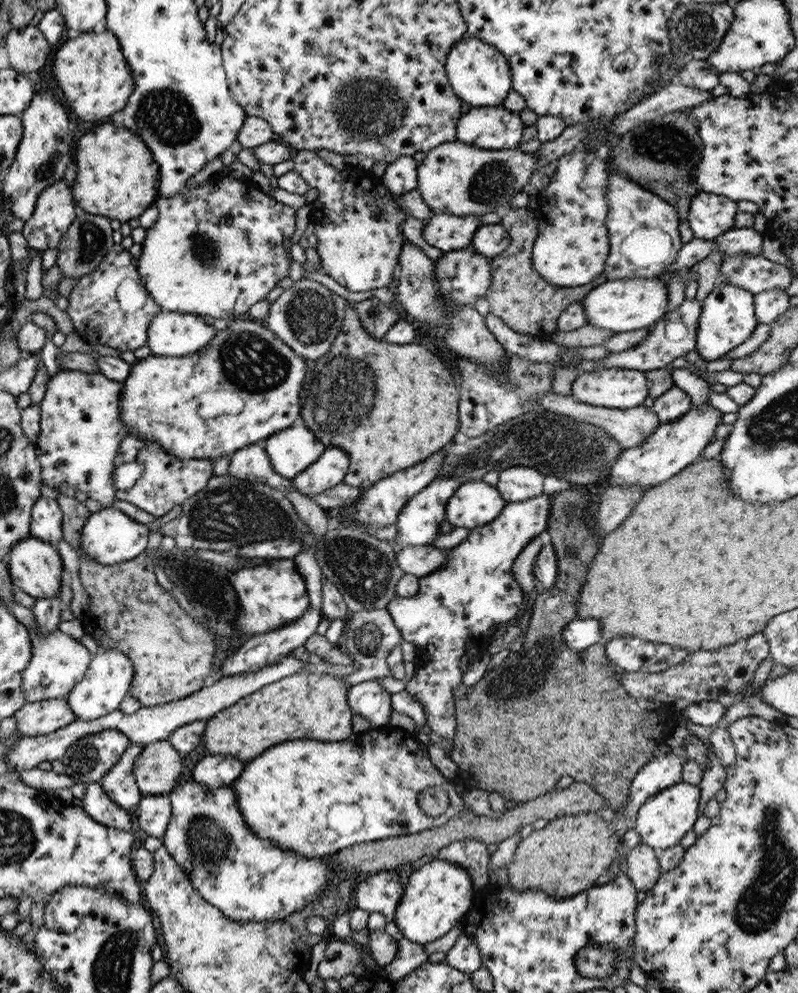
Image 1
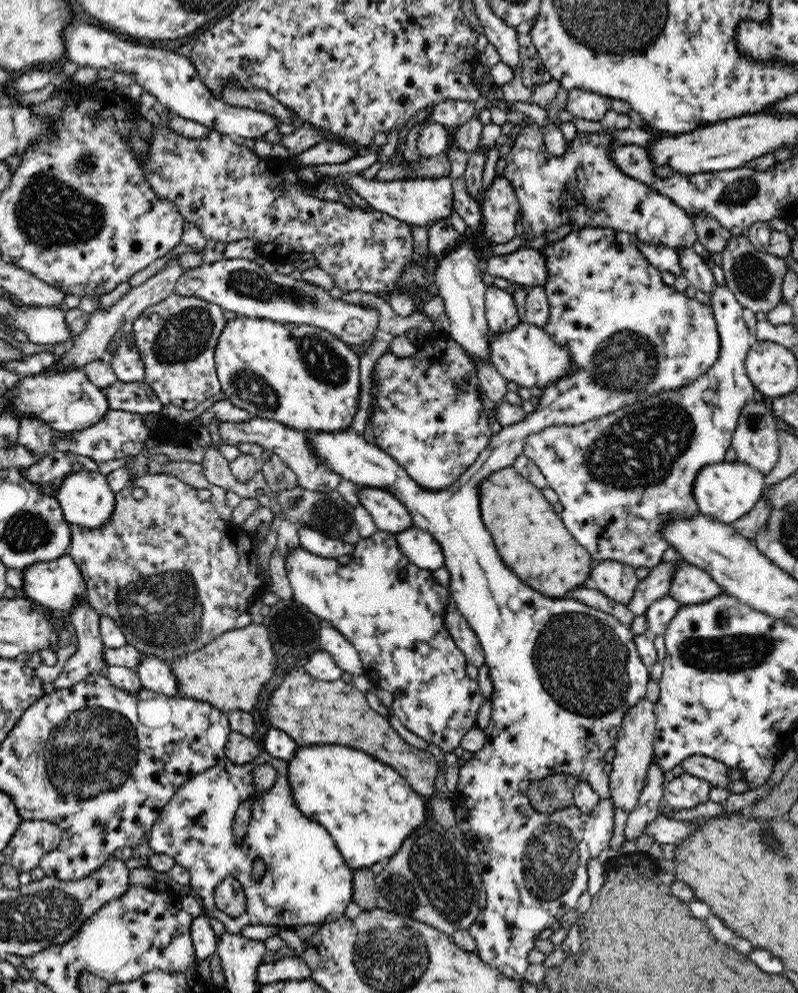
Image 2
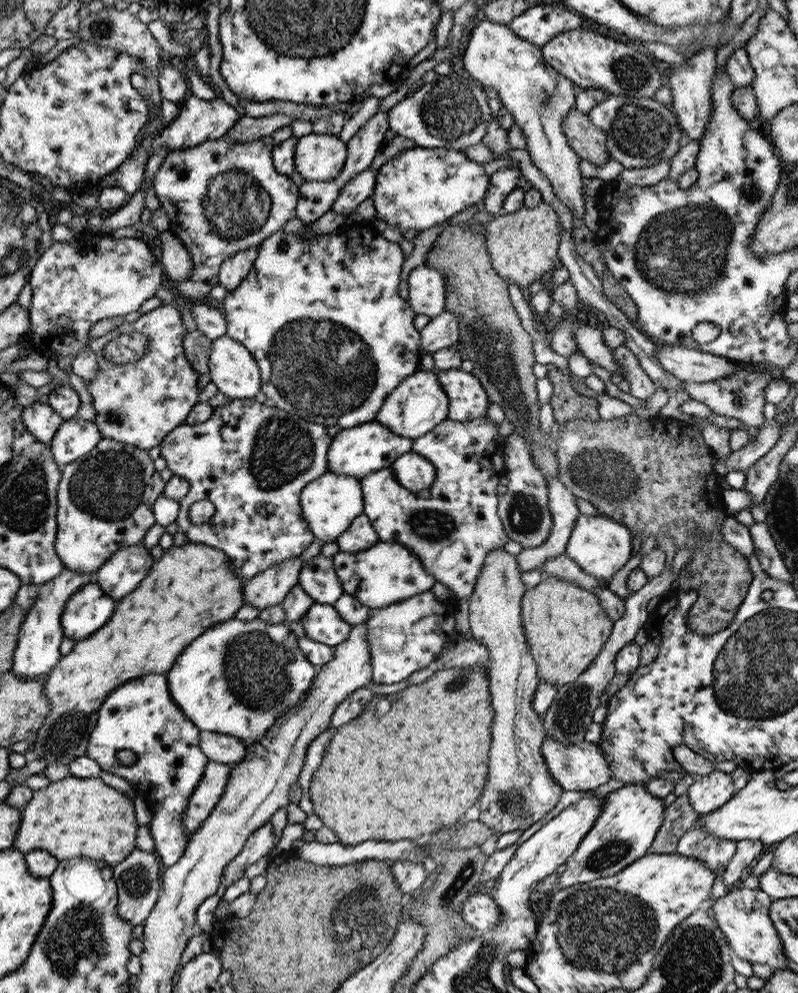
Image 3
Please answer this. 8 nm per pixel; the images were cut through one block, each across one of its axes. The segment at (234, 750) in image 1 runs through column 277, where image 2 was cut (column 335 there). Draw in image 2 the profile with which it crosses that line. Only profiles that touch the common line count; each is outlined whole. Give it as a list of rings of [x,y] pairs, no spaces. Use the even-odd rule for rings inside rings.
[[[296,666],[286,670],[286,676],[282,678],[282,682],[272,690],[272,696],[268,706],[269,724],[286,732],[296,745],[310,746],[318,743],[334,743],[341,746],[350,746],[351,748],[362,750],[366,754],[377,758],[384,764],[391,766],[400,776],[403,776],[414,789],[414,792],[422,796],[434,795],[434,778],[436,778],[436,760],[431,752],[421,752],[410,746],[400,738],[400,736],[390,727],[390,723],[384,716],[380,716],[378,712],[374,712],[366,701],[365,694],[360,692],[354,684],[347,684],[344,680],[318,680],[314,676],[310,676],[306,670],[300,670]]]

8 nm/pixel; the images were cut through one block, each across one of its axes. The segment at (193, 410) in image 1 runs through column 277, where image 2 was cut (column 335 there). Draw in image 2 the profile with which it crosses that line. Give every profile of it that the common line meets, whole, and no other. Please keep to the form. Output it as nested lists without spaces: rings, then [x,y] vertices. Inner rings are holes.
[[[236,315],[224,324],[214,349],[215,371],[221,392],[234,406],[252,417],[281,422],[298,431],[337,431],[350,427],[357,409],[360,359],[356,350],[326,331],[305,326],[281,324],[265,318]]]

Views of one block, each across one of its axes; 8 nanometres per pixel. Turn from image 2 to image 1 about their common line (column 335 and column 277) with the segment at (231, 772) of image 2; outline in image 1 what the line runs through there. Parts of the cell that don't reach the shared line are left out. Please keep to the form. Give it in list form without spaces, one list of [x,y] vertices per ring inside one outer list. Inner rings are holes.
[[[193,779],[168,794],[171,813],[161,838],[197,894],[233,922],[282,920],[325,893],[333,869],[327,855],[303,858],[295,851],[261,839],[245,825],[233,787],[207,790]]]

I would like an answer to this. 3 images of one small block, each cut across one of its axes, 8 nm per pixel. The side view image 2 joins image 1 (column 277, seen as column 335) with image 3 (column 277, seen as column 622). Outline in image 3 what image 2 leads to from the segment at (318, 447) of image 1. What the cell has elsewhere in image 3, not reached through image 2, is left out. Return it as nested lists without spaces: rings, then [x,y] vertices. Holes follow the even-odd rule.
[[[312,222],[303,225],[296,234],[287,234],[281,229],[265,238],[256,249],[256,258],[245,278],[233,289],[228,291],[223,299],[222,307],[226,323],[227,336],[233,341],[243,345],[254,358],[260,370],[260,390],[265,394],[273,407],[284,410],[286,413],[299,415],[309,422],[323,426],[339,426],[348,429],[352,426],[371,422],[382,405],[383,399],[406,377],[418,370],[421,357],[419,351],[420,333],[413,327],[414,312],[409,308],[408,301],[397,295],[397,283],[401,274],[404,255],[399,244],[385,240],[369,228],[365,222],[359,224],[343,224],[335,231],[319,237],[304,240],[303,236]],[[258,616],[249,621],[233,617],[215,623],[191,640],[181,654],[174,658],[171,670],[165,673],[167,693],[177,709],[199,732],[213,731],[235,736],[245,748],[254,747],[275,721],[281,716],[287,716],[287,710],[293,710],[293,706],[305,700],[307,690],[313,684],[317,666],[305,660],[298,649],[296,638],[284,622],[270,624]]]

